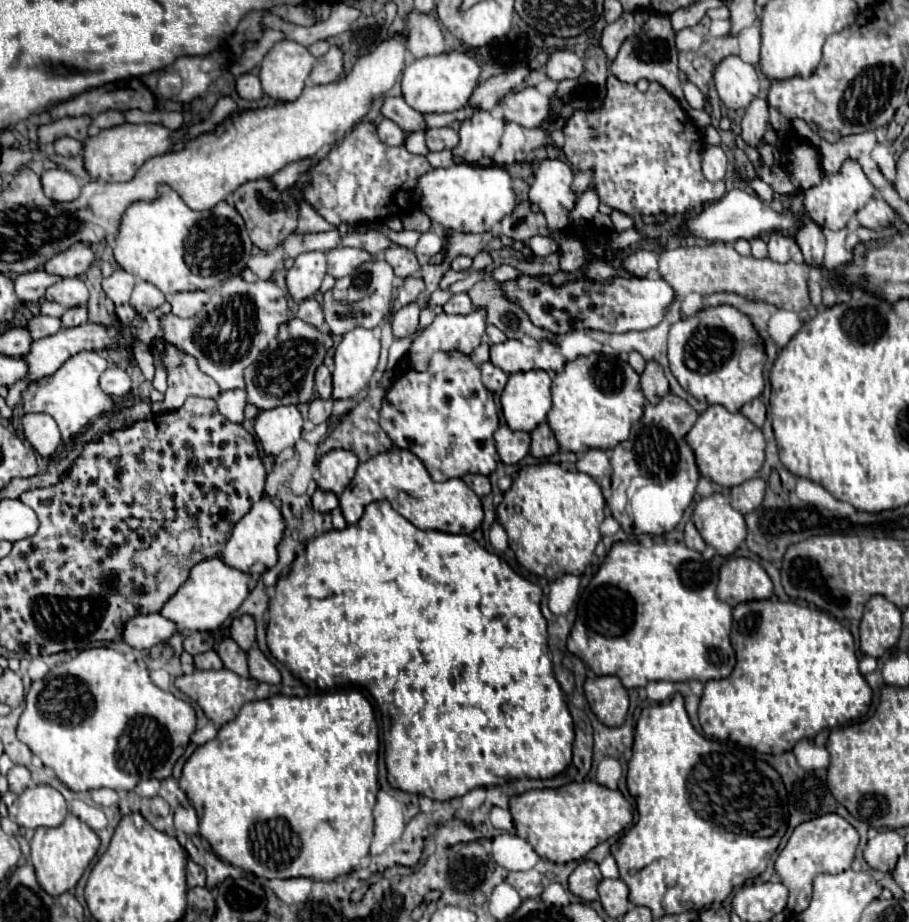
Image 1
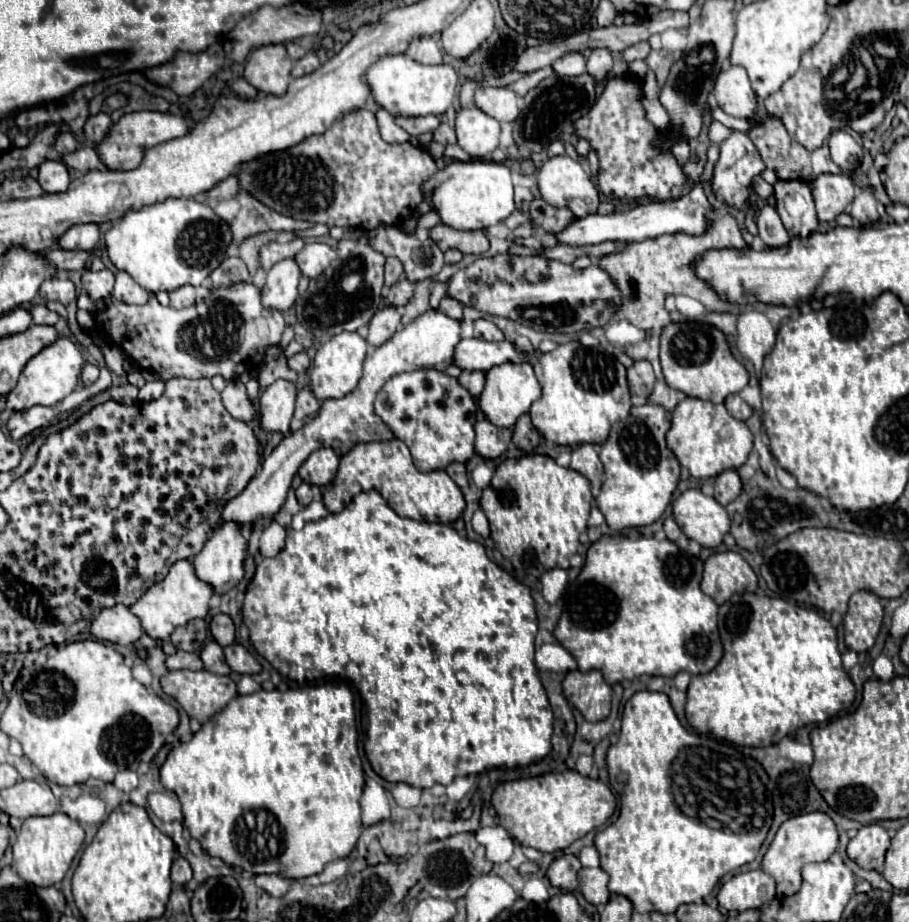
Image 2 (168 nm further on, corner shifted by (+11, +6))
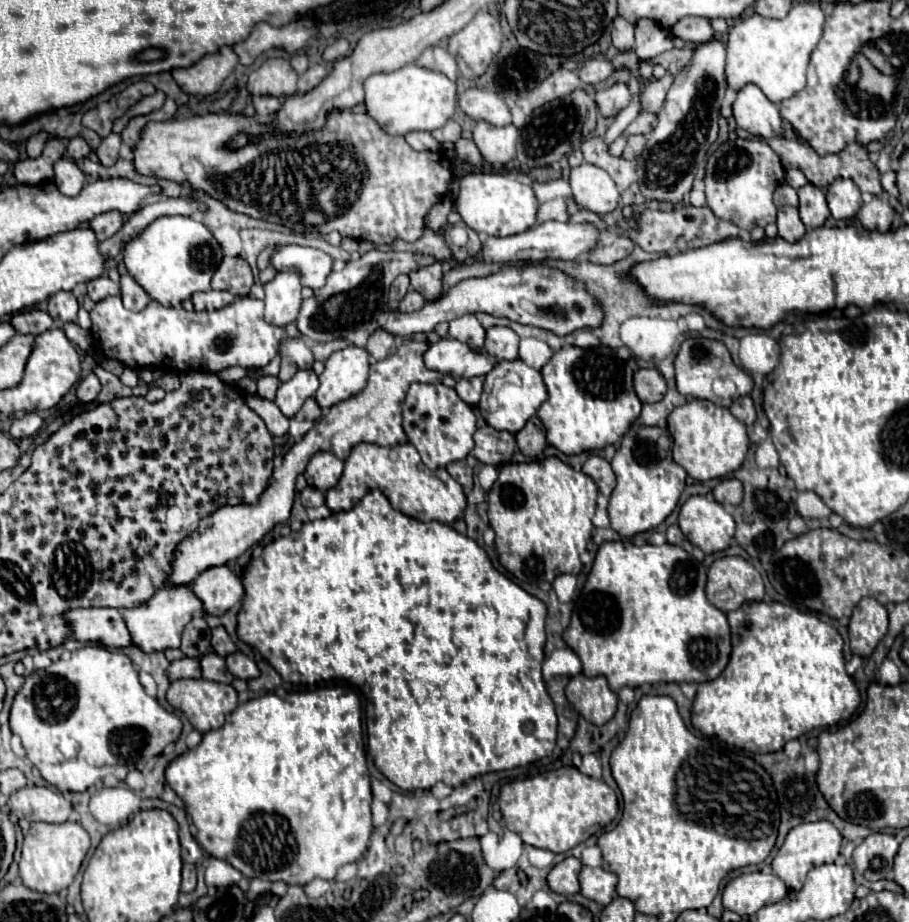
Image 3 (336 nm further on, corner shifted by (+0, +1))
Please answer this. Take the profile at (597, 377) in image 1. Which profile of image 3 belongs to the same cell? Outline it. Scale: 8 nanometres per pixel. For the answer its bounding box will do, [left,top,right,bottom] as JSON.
[538,346,642,454]

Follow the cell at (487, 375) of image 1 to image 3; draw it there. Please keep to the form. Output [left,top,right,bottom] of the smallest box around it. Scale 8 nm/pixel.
[454,378,482,406]

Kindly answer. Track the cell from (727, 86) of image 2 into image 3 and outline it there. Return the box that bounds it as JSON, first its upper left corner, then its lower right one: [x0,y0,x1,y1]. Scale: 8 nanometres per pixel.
[732,84,784,138]

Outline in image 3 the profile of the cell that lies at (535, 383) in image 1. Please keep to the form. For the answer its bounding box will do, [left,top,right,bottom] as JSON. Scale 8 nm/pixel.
[480,360,548,434]

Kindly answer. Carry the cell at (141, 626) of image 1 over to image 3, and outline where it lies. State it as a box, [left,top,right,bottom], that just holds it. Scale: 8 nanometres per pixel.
[68,608,132,648]

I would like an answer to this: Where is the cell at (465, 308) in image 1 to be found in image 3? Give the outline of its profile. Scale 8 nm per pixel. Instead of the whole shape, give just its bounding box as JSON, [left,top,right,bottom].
[450,314,486,350]

